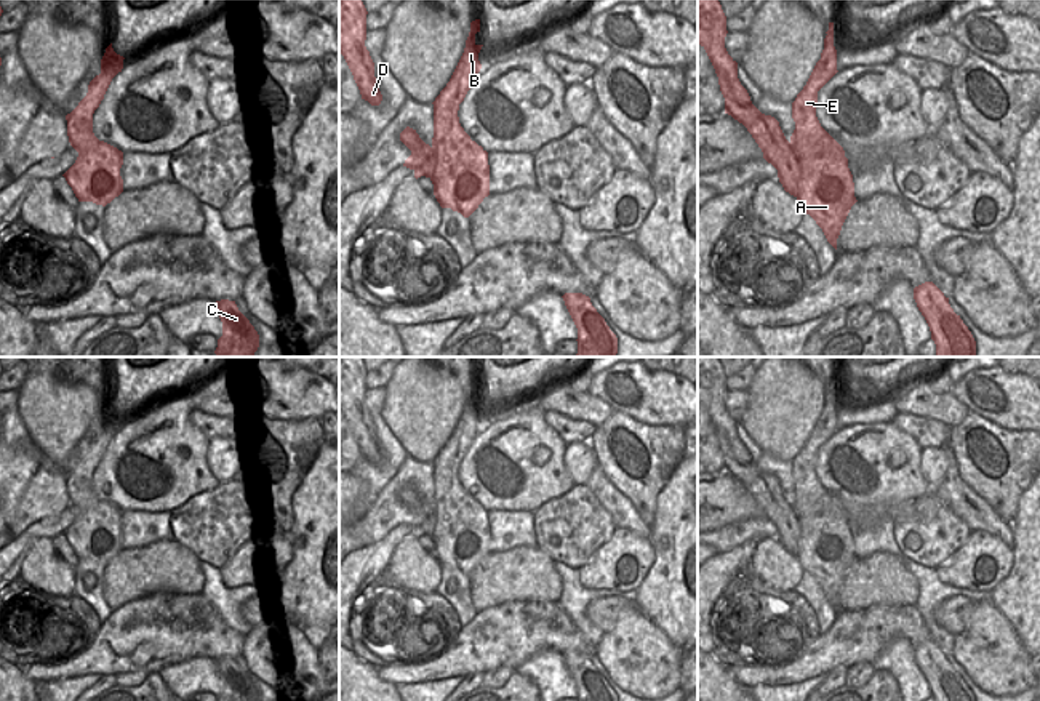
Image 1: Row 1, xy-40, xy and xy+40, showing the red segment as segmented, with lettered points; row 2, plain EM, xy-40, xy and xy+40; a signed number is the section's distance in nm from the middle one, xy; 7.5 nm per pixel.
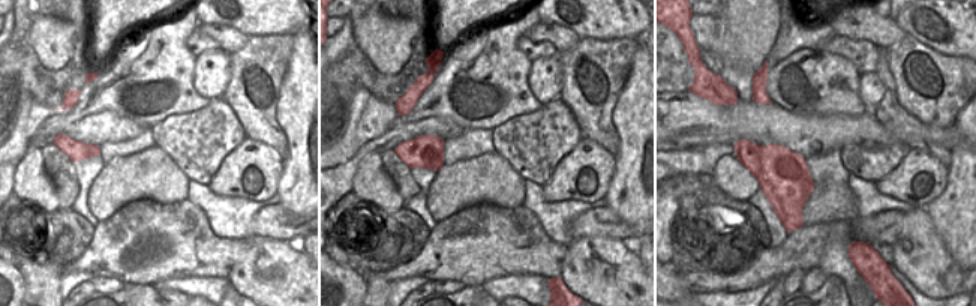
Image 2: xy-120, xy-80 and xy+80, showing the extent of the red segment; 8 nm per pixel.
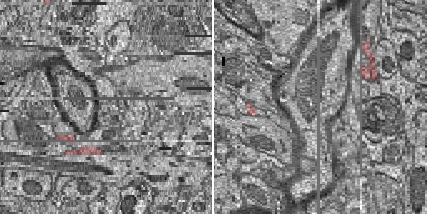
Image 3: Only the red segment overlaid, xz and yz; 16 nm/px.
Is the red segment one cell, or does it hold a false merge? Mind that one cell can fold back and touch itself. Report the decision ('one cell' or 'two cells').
two cells

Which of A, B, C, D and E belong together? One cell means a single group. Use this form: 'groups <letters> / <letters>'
groups A B C E / D

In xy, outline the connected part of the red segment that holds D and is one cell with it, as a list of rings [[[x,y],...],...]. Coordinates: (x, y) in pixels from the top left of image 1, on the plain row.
[[[339,357],[339,411],[354,434],[362,458],[379,464],[382,453],[376,443],[374,421],[365,405],[366,373],[362,357]]]

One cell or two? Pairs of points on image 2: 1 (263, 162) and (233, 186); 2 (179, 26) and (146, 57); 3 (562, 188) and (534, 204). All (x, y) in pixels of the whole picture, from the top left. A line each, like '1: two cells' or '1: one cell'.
1: one cell
2: one cell
3: two cells

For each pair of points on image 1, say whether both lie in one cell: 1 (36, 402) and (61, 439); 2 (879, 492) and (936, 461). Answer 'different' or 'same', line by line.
1: same
2: different

